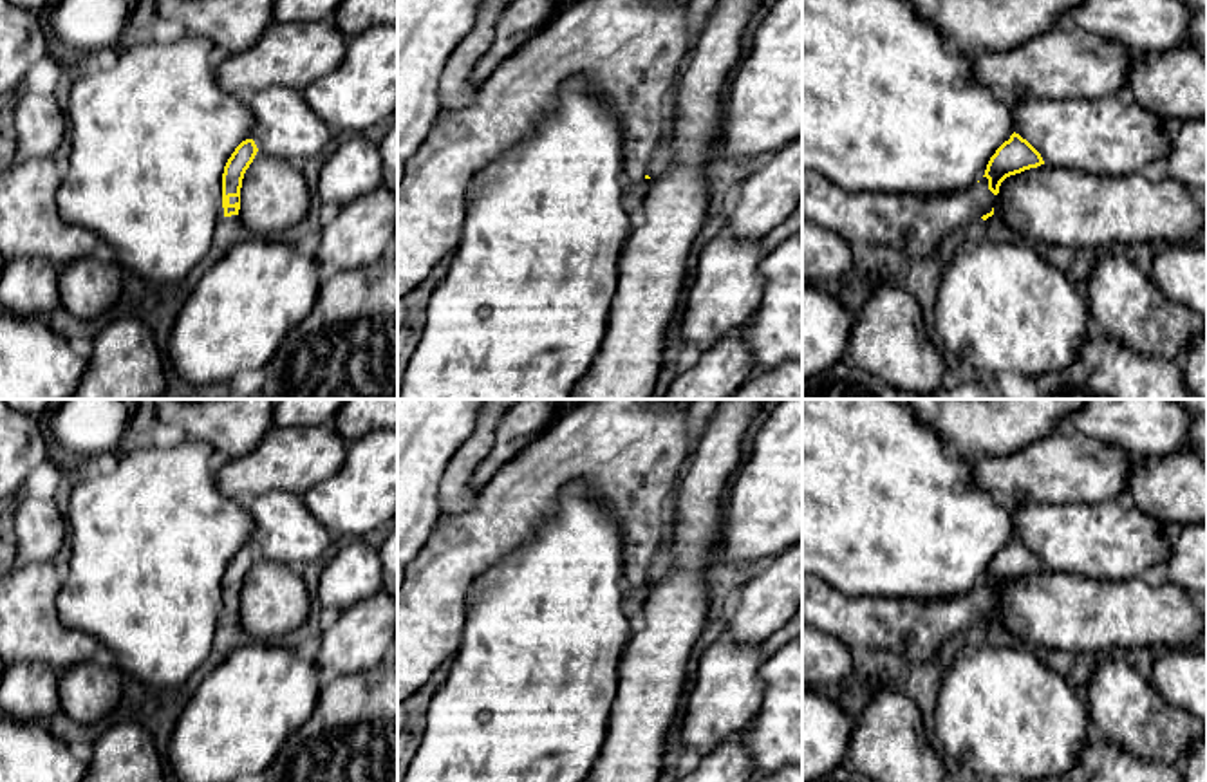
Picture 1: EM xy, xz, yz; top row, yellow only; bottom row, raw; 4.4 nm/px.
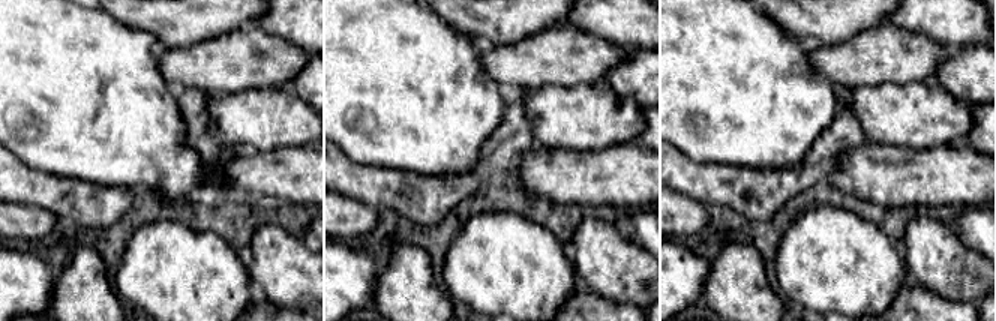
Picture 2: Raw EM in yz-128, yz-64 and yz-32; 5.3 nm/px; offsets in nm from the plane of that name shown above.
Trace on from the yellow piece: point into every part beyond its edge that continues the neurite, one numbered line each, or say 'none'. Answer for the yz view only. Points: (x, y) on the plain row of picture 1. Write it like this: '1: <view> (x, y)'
1: yz (906, 627)

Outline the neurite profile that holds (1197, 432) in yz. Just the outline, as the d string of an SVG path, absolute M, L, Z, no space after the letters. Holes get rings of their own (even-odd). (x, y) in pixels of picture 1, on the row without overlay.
M1194 415L1187 426L1187 441L1193 453L1207 464L1207 417Z

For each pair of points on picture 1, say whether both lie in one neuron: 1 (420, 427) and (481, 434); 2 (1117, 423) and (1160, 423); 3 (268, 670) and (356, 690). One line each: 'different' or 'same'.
1: different
2: same
3: different

